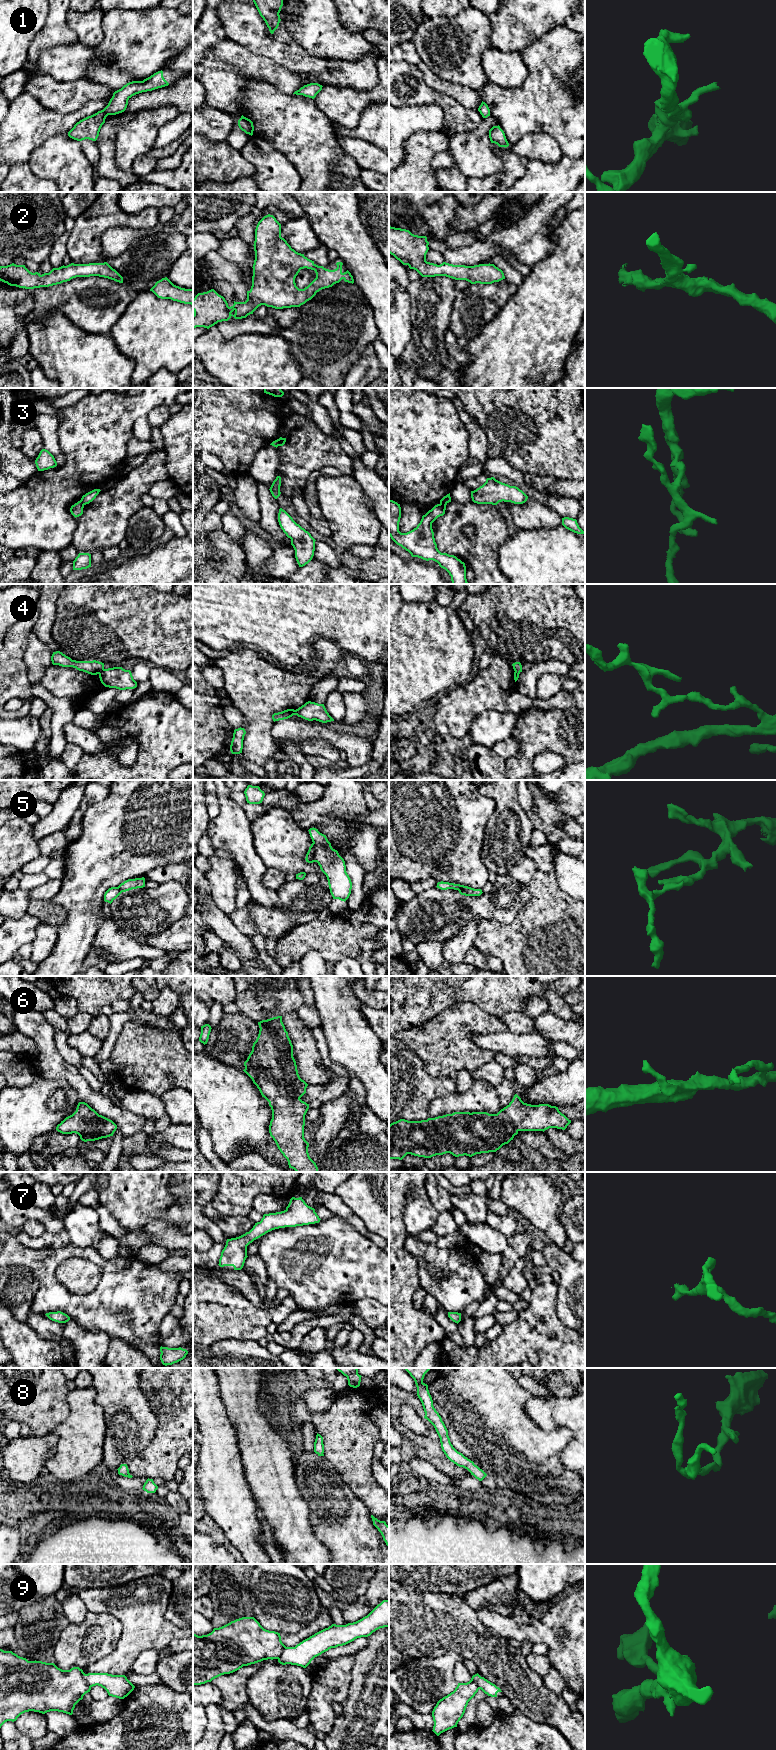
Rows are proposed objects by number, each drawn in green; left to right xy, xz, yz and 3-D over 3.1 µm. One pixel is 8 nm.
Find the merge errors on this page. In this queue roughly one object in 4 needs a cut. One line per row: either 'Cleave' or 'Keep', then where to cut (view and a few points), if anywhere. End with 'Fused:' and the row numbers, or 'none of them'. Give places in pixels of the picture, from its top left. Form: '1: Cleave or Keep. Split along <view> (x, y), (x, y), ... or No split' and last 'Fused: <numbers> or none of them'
1: Keep. No split
2: Keep. No split
3: Cleave. Split along yz (440, 503), (446, 504)
4: Cleave. Split along xy (103, 668), (98, 673)
5: Cleave. Split along xz (312, 843), (316, 861)
6: Keep. No split
7: Keep. No split
8: Keep. No split
9: Cleave. Split along xy (85, 1674), (86, 1681), (91, 1686)
Fused: 3, 4, 5, 9

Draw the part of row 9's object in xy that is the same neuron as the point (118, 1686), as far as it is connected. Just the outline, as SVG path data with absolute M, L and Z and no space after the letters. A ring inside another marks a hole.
M88 1673L86 1674L88 1684L101 1686L109 1696L124 1699L135 1688L125 1675L112 1675L108 1673Z

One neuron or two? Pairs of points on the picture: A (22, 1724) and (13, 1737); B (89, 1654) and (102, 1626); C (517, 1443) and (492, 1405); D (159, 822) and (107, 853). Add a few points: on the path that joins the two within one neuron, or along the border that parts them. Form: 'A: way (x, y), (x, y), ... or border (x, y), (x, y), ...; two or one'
A: border (13, 1722), (30, 1739); two
B: way (89, 1647), (89, 1643), (99, 1633); one
C: way (508, 1434), (492, 1418), (492, 1414); one
D: way (146, 822), (120, 840); one

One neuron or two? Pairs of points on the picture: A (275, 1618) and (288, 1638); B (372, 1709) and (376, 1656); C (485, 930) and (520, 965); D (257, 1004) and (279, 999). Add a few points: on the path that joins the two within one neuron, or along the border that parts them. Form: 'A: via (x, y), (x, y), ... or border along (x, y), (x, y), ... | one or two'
A: border along (306, 1625), (295, 1632), (280, 1633) | two
B: via (376, 1696), (376, 1669) | one
C: via (494, 939), (511, 956) | one
D: via (262, 999), (274, 999) | one

